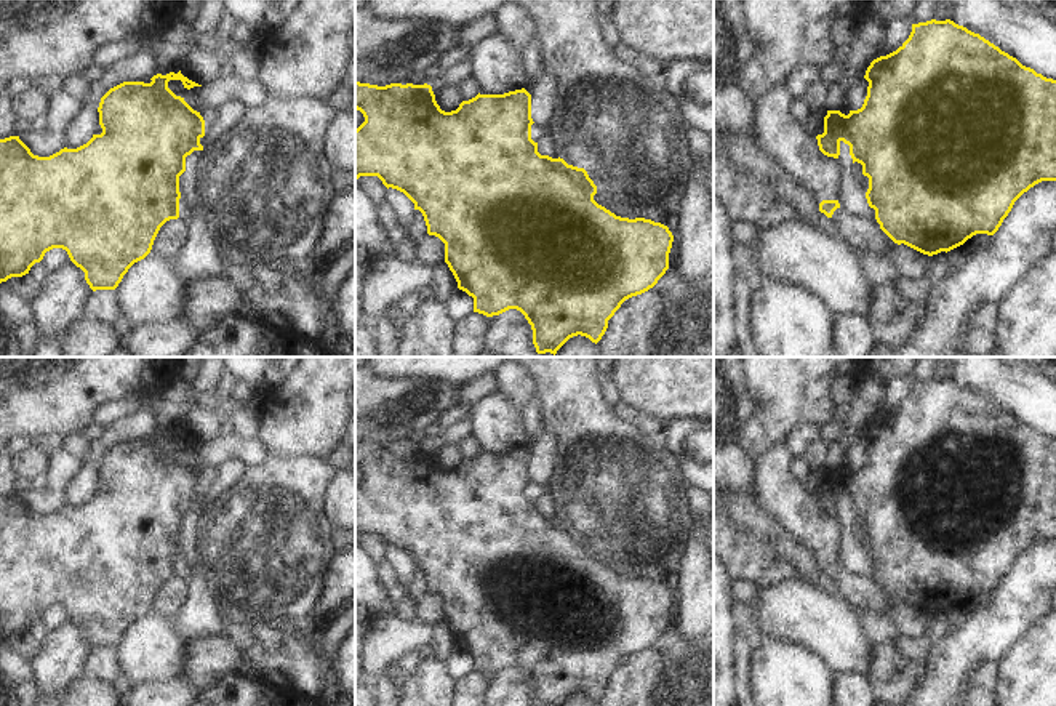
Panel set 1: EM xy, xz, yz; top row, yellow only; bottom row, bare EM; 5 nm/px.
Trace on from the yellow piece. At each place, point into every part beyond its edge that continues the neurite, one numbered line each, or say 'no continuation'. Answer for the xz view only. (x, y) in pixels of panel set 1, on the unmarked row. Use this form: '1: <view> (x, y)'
1: xz (548, 503)

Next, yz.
1: yz (863, 538)

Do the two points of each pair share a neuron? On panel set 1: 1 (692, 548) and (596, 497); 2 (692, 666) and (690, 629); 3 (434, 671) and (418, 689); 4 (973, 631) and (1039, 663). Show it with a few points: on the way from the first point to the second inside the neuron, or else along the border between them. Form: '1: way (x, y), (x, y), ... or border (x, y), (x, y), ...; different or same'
1: border (693, 522), (679, 561), (676, 581); different
2: border (676, 625), (688, 639), (696, 639); different
3: way (429, 676), (423, 684); same
4: border (1036, 621), (997, 661); different

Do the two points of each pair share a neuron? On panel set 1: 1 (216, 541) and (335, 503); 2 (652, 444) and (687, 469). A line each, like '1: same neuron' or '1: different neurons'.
1: different neurons
2: different neurons

